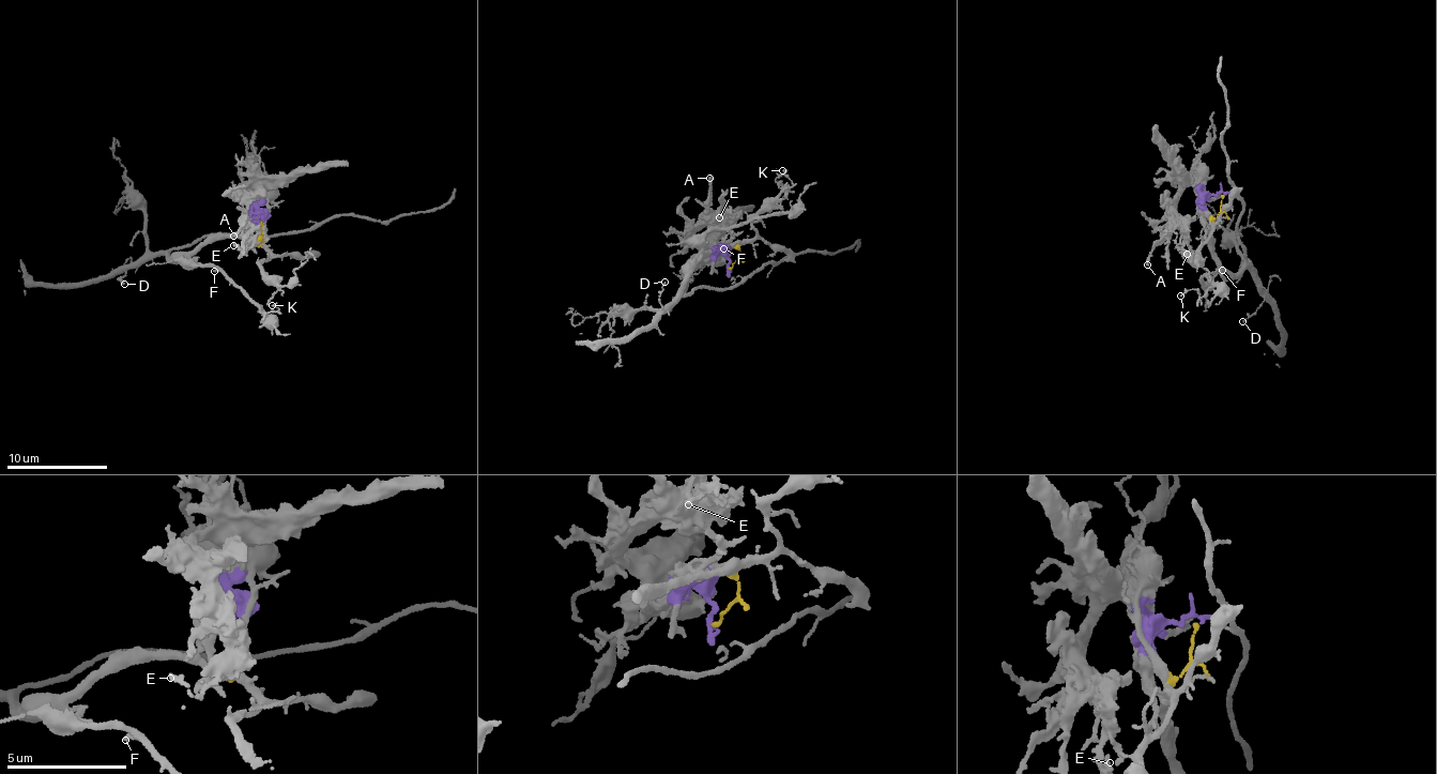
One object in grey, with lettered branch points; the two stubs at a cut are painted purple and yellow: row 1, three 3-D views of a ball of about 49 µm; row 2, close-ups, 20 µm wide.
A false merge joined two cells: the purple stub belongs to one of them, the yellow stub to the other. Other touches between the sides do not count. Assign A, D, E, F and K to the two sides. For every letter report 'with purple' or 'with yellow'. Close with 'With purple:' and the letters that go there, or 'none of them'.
A: with purple
D: with yellow
E: with purple
F: with yellow
K: with yellow
With purple: A, E

